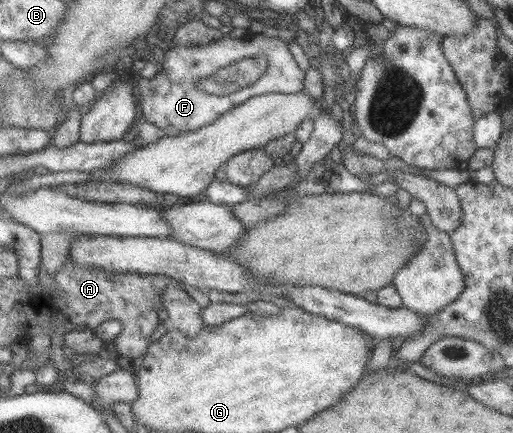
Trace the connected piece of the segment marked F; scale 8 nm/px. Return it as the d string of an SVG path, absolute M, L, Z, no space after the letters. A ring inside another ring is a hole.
M227 21L218 32L206 31L206 35L210 40L205 43L198 41L197 46L186 47L180 43L172 45L161 58L162 72L153 78L144 78L140 83L144 91L140 93L139 101L142 119L162 128L167 136L175 137L214 124L220 117L245 104L252 97L272 93L296 94L305 89L306 72L298 67L298 61L288 49L287 34L276 37L254 34L248 29L234 27ZM256 55L267 57L268 69L254 85L222 96L208 94L200 89L200 78L212 76L220 68L230 67L236 61Z

